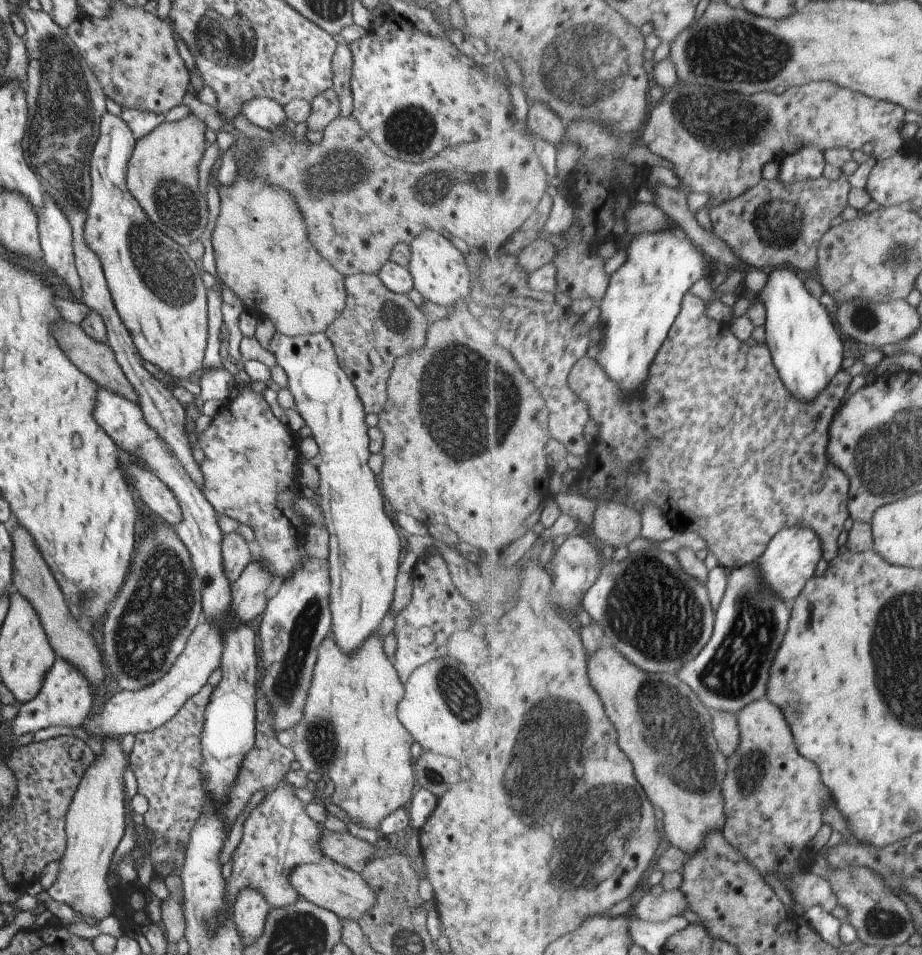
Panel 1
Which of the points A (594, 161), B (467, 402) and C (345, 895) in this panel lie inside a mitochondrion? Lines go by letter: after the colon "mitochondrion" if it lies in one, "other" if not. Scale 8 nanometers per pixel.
A: other
B: mitochondrion
C: other

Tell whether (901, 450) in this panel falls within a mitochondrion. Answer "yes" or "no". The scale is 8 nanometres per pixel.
yes

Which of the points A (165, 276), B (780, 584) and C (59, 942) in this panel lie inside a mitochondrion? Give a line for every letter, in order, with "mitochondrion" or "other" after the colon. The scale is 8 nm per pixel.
A: mitochondrion
B: mitochondrion
C: other

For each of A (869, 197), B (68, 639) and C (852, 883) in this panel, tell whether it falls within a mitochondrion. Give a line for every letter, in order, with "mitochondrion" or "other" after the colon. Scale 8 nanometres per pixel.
A: other
B: other
C: mitochondrion

